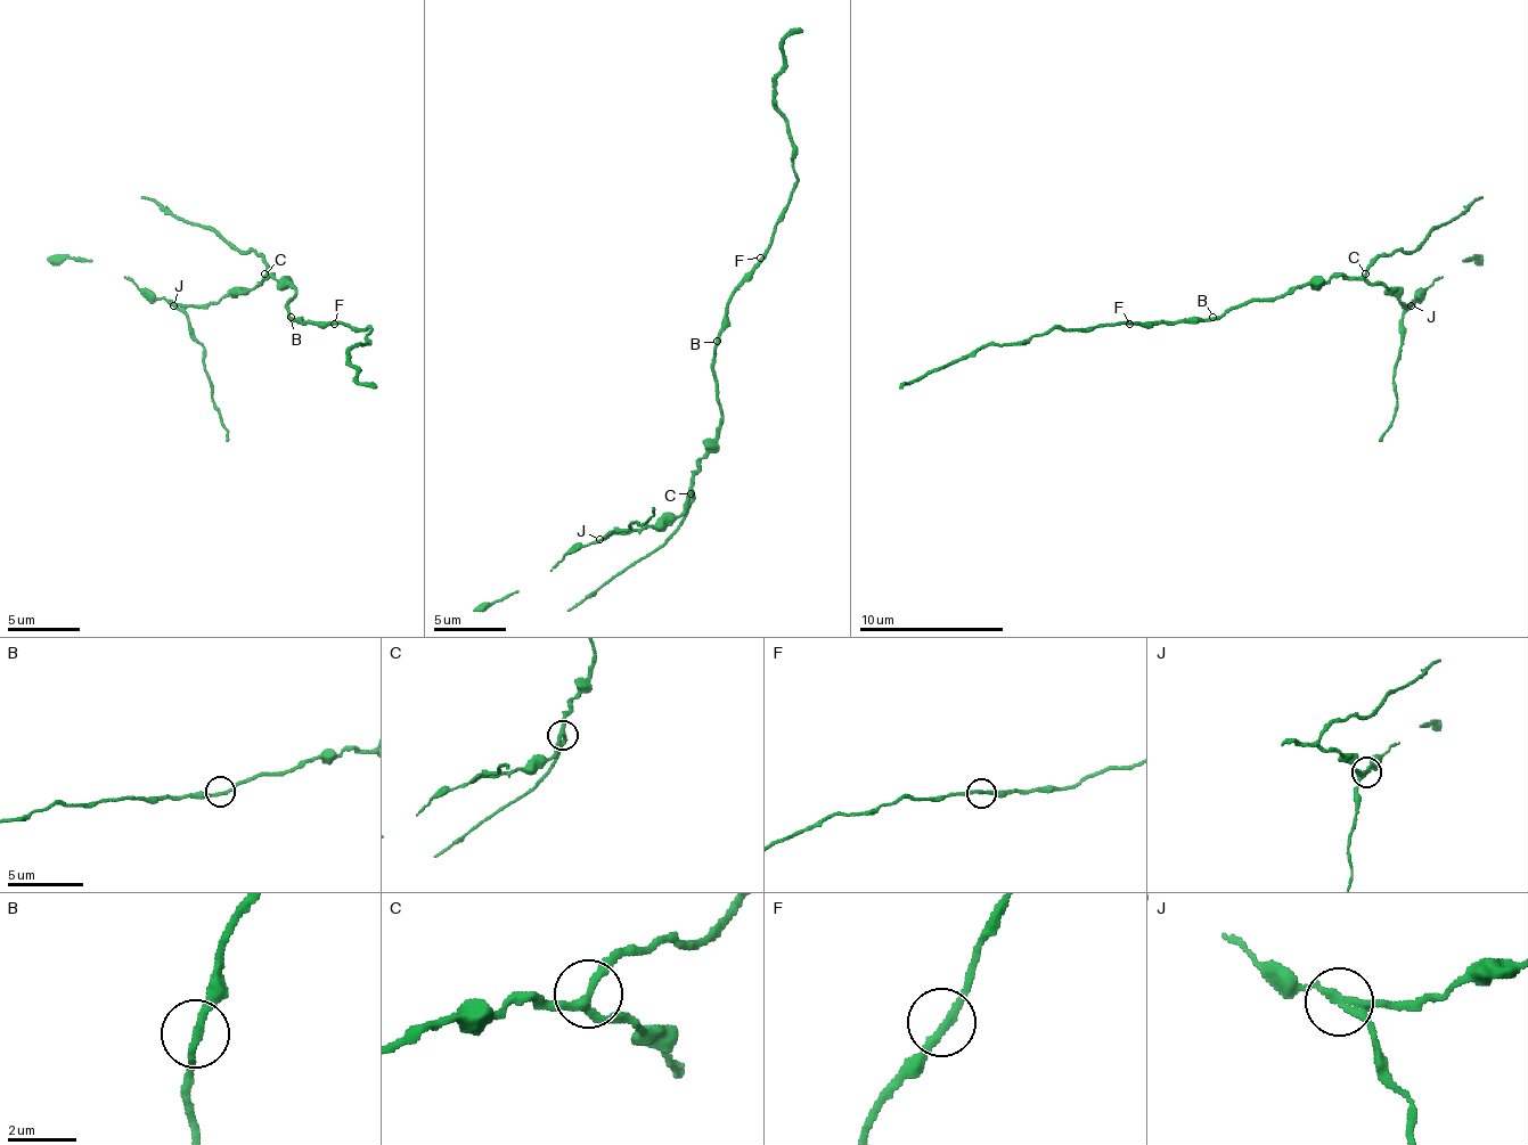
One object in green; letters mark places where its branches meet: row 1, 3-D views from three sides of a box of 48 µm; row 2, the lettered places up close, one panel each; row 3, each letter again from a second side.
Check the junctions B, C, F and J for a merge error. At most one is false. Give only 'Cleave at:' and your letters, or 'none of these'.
Cleave at: J

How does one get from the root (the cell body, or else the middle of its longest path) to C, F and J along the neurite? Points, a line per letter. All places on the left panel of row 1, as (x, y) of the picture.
C: (286, 305), (294, 299), (294, 287), (264, 274)
F: (286, 305), (286, 313), (294, 320), (331, 320), (334, 324)
J: (286, 305), (294, 299), (294, 287), (276, 277), (251, 292), (233, 292), (203, 305), (174, 305)

